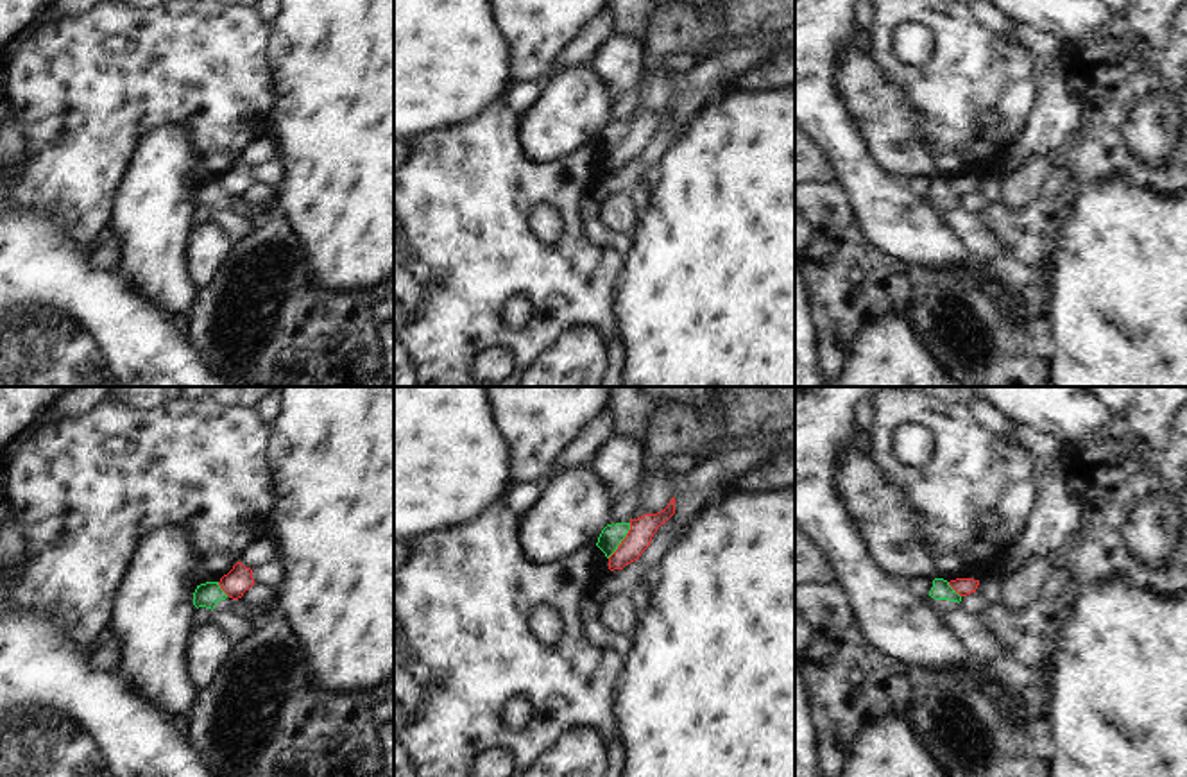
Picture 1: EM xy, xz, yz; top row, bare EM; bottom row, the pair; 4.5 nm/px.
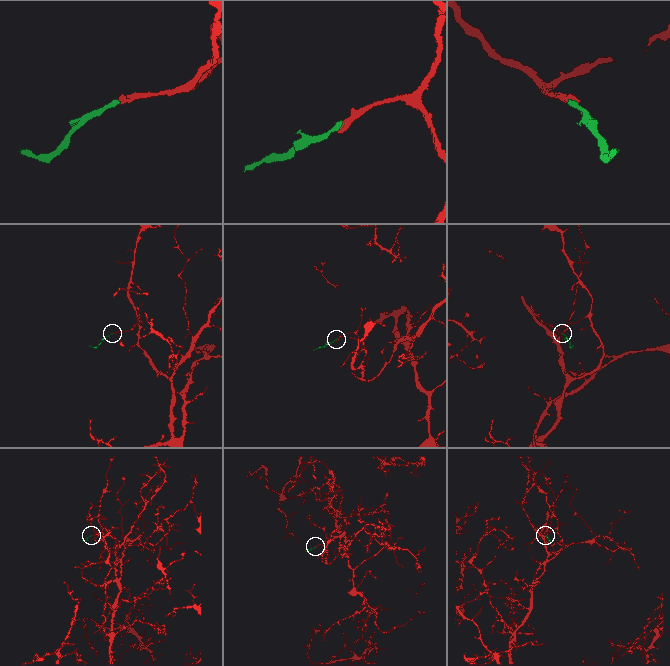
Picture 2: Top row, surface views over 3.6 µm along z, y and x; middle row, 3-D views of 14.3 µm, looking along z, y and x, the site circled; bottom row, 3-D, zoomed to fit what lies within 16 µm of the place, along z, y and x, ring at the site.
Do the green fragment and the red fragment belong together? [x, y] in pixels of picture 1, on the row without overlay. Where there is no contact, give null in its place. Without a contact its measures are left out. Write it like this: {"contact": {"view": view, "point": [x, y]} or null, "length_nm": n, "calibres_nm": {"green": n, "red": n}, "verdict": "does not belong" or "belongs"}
{"contact": {"view": "xz", "point": [622, 138]}, "length_nm": 190, "calibres_nm": {"green": 100, "red": 110}, "verdict": "does not belong"}

